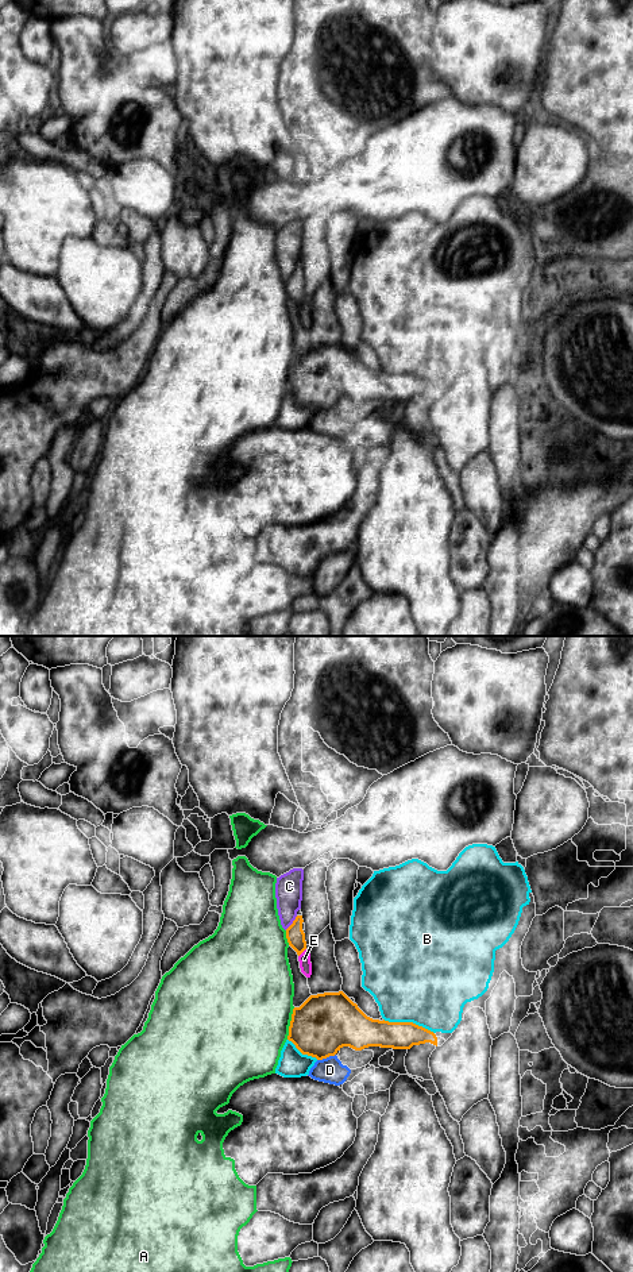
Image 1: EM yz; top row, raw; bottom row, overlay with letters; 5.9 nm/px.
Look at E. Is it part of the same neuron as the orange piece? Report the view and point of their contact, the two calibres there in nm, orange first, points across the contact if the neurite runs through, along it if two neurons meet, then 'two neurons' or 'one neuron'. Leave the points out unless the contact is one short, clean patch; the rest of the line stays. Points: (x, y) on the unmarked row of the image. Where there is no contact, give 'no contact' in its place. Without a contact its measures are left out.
meets orange in yz at (303, 303); 110 nm thick on the orange side, 70 nm on the other; border along yz (305, 300), (298, 308); two neurons

